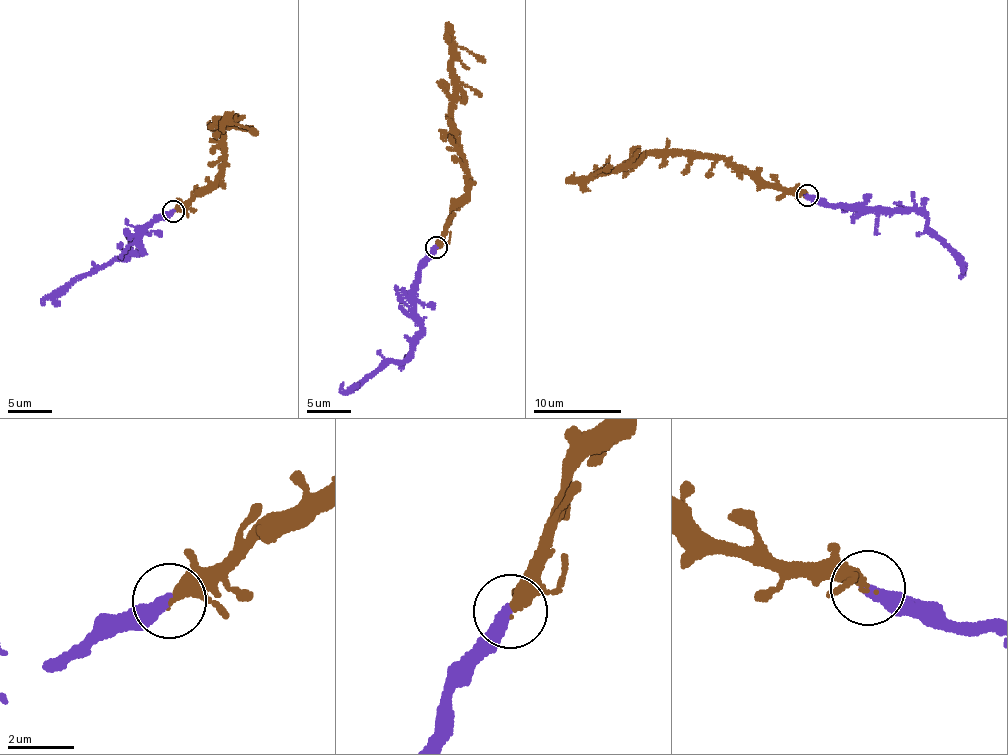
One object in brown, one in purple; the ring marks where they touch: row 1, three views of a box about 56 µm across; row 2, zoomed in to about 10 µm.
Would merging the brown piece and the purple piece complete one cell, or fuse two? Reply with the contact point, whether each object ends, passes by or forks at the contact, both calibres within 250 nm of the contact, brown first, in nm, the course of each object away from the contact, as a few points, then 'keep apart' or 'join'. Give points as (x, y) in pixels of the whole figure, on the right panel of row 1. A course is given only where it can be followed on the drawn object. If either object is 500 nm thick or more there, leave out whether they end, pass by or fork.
place (807, 195); brown ends; purple ends; calibres 360 and 400 nm; course brown (806, 194), (761, 184), (747, 169), (690, 153), (645, 153), (632, 164), (593, 174), (612, 167); course purple (806, 195), (829, 204), (915, 209), (925, 216), (929, 230), (955, 255), (964, 269), (959, 277); join

